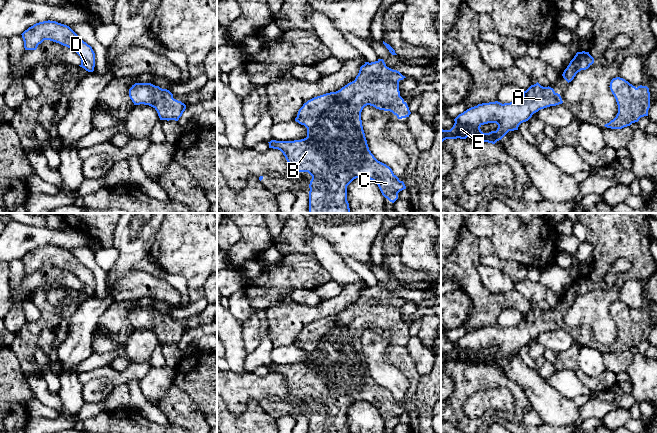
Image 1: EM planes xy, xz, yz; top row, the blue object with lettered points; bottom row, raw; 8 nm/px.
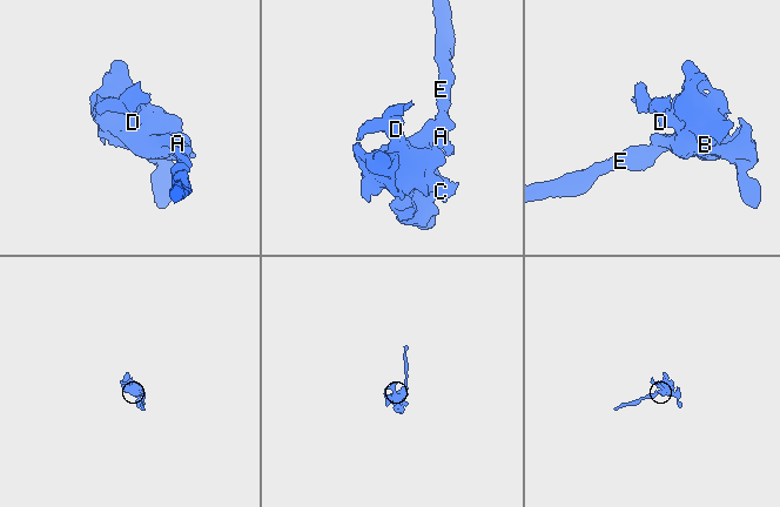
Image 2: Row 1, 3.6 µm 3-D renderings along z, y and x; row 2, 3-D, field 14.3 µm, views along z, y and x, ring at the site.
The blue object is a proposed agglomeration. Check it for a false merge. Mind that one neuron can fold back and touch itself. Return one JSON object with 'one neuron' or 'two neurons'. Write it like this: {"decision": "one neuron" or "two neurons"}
{"decision": "one neuron"}

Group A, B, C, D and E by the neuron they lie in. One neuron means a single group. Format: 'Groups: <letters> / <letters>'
Groups: A B C D E

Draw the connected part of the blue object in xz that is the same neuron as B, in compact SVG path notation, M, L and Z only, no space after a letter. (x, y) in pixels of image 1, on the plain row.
M383 283L365 286L354 305L336 316L308 324L299 333L295 345L307 352L306 362L268 366L269 372L283 377L291 395L308 396L312 400L309 433L350 433L347 410L360 401L374 405L382 419L392 427L398 423L398 417L406 413L392 393L378 385L369 374L361 344L361 336L367 329L390 335L398 343L409 341L411 336L399 315L399 305L404 302L399 295L387 291Z

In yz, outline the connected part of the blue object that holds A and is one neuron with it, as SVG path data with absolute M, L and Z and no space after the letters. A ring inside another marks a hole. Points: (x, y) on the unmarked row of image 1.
M538 306L531 309L526 315L523 316L523 321L510 327L500 327L498 325L482 327L477 330L471 331L459 338L455 343L455 347L450 354L441 353L441 367L446 363L466 363L471 361L473 364L488 366L495 368L501 364L509 355L518 354L521 347L528 345L532 339L541 333L562 328L560 318L556 317L551 311L543 311ZM496 347L498 352L496 355L483 357L480 351L484 348Z

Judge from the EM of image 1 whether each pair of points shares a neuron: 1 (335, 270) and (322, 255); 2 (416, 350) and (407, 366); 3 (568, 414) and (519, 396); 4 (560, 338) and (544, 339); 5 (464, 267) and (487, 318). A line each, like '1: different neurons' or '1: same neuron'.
1: same neuron
2: different neurons
3: different neurons
4: same neuron
5: same neuron

